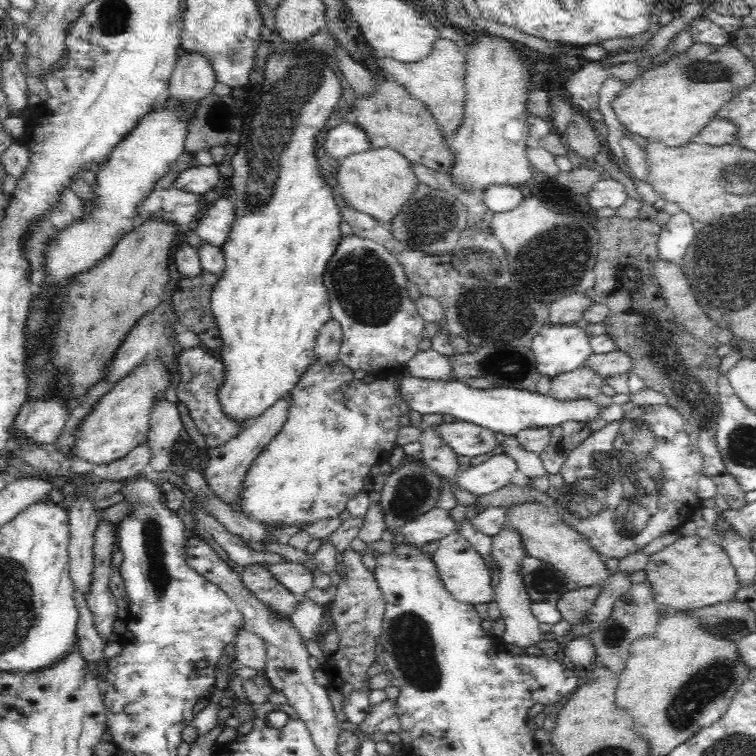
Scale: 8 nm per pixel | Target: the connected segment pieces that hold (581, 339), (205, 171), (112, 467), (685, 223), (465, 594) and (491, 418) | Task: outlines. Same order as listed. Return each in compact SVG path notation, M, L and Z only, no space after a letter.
M544 324L530 343L539 375L554 379L579 368L584 359L593 353L587 338L586 332L576 324Z
M202 165L178 172L171 187L186 194L200 195L212 189L216 182L218 182L218 167Z
M145 444L133 448L126 456L115 460L106 466L104 480L106 482L120 482L130 479L135 473L148 470L149 454Z
M685 212L672 215L656 242L656 258L664 264L681 263L688 244L695 237L698 225Z
M450 531L438 540L438 551L433 562L443 586L456 600L471 605L492 602L494 589L490 586L490 575L484 561L460 532Z
M404 376L398 382L397 394L408 404L410 410L418 414L452 416L456 421L475 424L494 434L504 434L506 437L515 437L519 432L530 428L549 428L566 419L590 422L596 416L600 416L592 400L562 404L547 395L527 390L493 385L487 389L475 389L464 383L464 380L452 378L442 380Z

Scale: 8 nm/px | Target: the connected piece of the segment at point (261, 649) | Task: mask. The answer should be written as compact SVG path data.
M245 629L239 630L235 636L235 653L238 662L258 674L266 668L267 650L264 641L256 634Z

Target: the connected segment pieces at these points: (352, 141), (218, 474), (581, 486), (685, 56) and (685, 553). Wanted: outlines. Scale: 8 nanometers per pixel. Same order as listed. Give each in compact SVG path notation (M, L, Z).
M350 120L330 128L320 144L320 150L326 158L340 160L343 156L370 149L366 135L354 126Z
M290 391L270 408L267 408L262 416L258 416L245 429L240 430L236 436L230 437L230 440L224 444L219 444L208 450L209 460L207 460L207 464L203 465L201 471L217 496L227 500L229 504L231 504L231 500L236 500L238 486L242 482L244 474L248 472L250 463L258 456L259 452L263 451L267 444L270 444L280 434L280 430L284 428L284 424L290 418L292 404L294 404L294 393Z
M667 402L644 406L639 405L625 412L619 420L609 422L599 430L592 431L578 448L570 452L562 463L559 473L562 475L564 484L562 484L562 488L559 490L560 494L556 500L565 507L566 516L562 516L560 525L566 525L568 529L574 531L582 539L586 548L590 548L590 551L596 553L600 559L616 558L616 560L622 561L653 540L656 540L656 538L678 531L683 525L693 520L696 511L702 507L702 500L697 496L697 486L699 479L703 476L703 458L704 454L697 447L697 444L689 440L689 435L685 429L684 417L677 408L670 406Z
M696 45L666 62L642 70L611 102L616 118L632 136L678 147L694 139L696 132L736 88L754 80L754 69L737 50Z
M697 535L680 536L676 542L648 555L643 570L654 604L665 610L689 611L714 606L730 601L731 594L738 589L727 553L711 538Z

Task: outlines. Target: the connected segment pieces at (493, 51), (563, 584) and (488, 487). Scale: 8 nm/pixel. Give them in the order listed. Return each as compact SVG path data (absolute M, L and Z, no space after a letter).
M479 38L465 53L463 115L448 144L451 165L443 172L455 186L455 193L483 196L492 187L522 186L533 172L525 153L530 141L524 106L525 92L532 88L532 72L525 67L519 52L502 38Z
M524 555L518 560L517 575L531 602L556 601L568 591L568 578L554 565Z
M506 454L495 455L479 465L460 470L454 476L454 487L476 497L495 492L518 477L515 460Z

